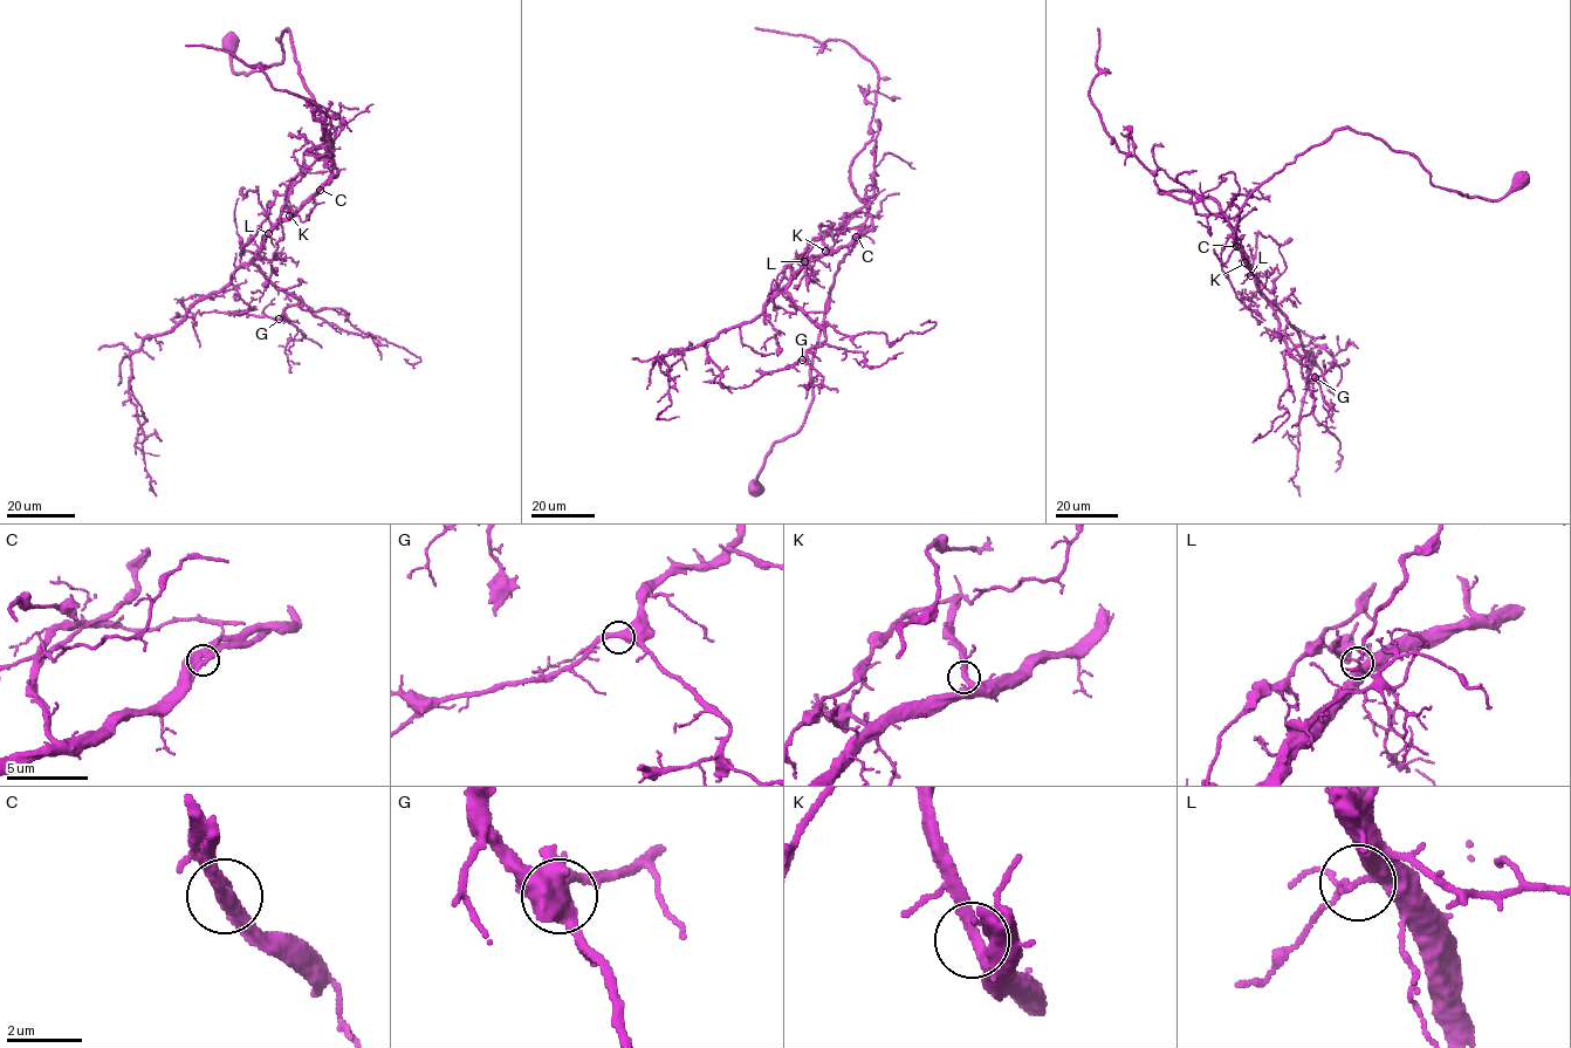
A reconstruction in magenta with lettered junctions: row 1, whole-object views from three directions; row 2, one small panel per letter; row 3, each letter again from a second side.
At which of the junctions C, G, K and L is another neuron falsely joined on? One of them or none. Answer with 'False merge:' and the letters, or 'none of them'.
False merge: none of them

